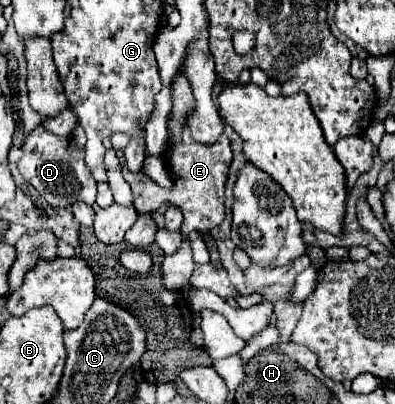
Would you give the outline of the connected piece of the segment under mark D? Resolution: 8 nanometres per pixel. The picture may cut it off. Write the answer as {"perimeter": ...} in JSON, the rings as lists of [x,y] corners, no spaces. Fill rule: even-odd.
{"perimeter":[[[38,127],[26,137],[22,149],[24,157],[18,161],[18,171],[48,201],[48,205],[52,205],[54,209],[68,209],[70,205],[74,205],[74,201],[84,201],[88,205],[94,203],[94,177],[84,163],[84,151],[76,149],[72,139],[56,137],[44,131],[44,127]]]}

